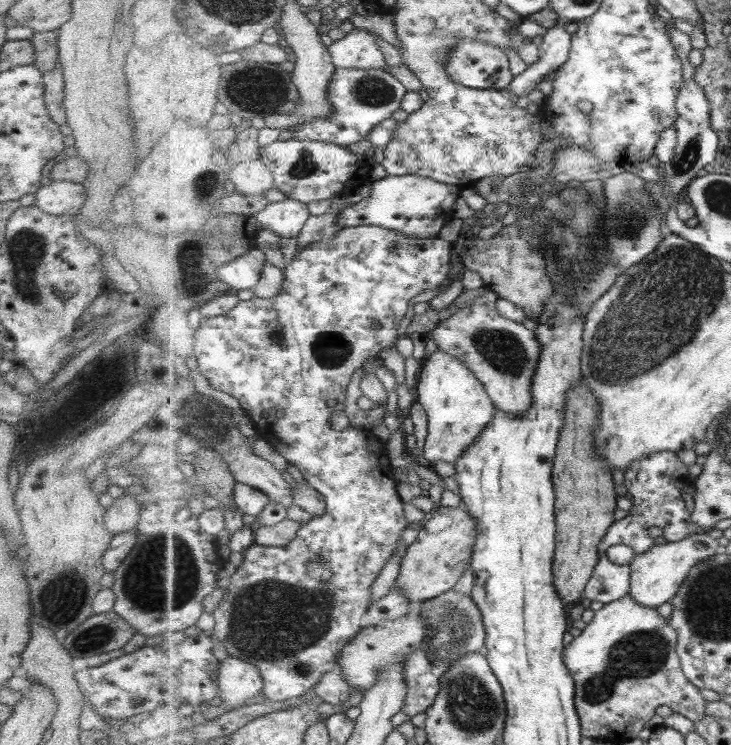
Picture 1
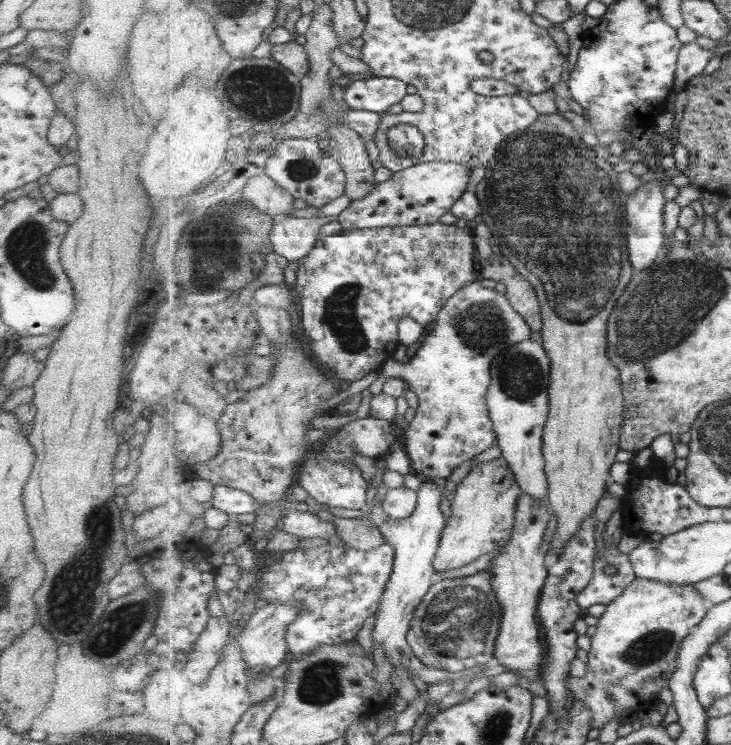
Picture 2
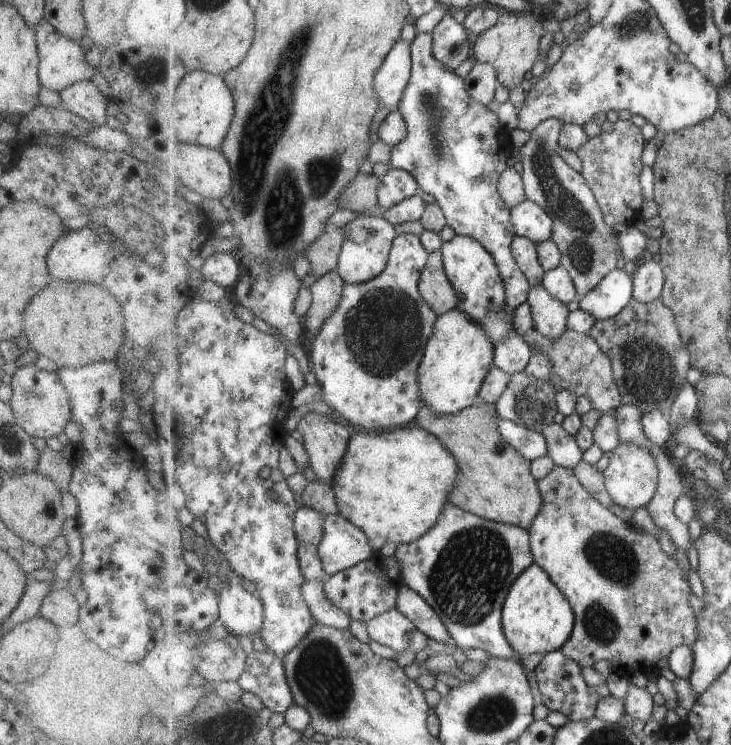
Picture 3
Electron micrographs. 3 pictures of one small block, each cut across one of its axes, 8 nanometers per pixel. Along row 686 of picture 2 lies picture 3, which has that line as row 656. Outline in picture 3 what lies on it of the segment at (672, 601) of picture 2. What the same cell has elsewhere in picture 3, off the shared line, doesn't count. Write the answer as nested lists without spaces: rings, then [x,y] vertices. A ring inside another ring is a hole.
[[[570,468],[555,470],[538,481],[544,506],[530,528],[532,553],[554,583],[565,593],[576,612],[576,626],[566,644],[560,649],[582,667],[592,667],[599,660],[611,663],[611,673],[633,685],[632,676],[639,672],[651,681],[659,662],[669,659],[680,646],[693,648],[698,641],[698,615],[691,606],[691,586],[683,570],[671,556],[667,556],[657,537],[642,530],[640,533],[615,516],[609,508],[597,502]]]

